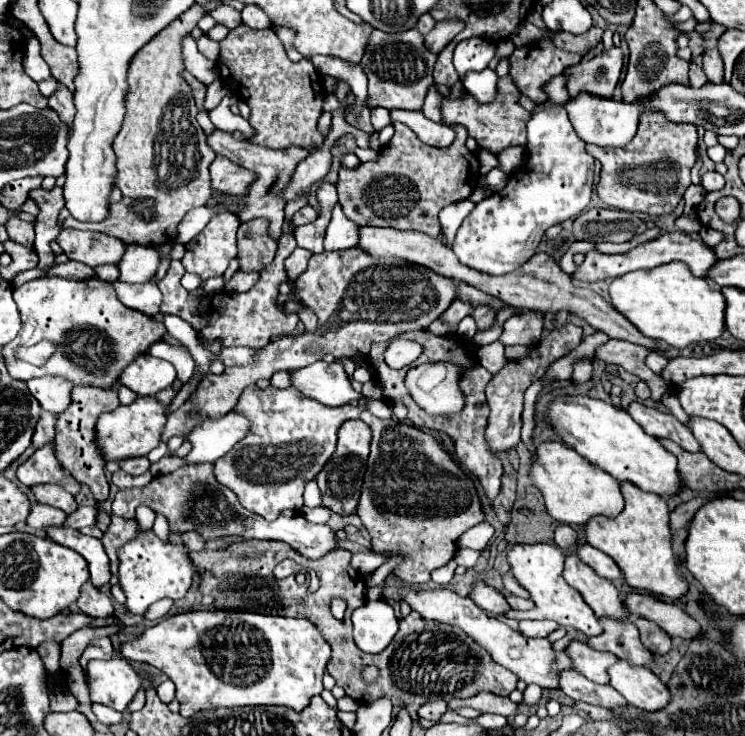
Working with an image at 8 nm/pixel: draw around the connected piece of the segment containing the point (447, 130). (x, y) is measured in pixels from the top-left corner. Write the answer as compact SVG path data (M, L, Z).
M391 111L391 119L405 123L409 129L415 131L415 135L433 147L449 147L455 139L455 131L443 123L435 123L427 119L421 111Z

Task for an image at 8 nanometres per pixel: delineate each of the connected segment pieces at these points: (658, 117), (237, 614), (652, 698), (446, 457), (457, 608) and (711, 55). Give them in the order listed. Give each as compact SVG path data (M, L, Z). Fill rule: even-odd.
M645 107L639 117L639 129L625 147L589 147L587 153L601 161L601 179L597 183L599 199L625 211L639 211L647 215L667 215L681 201L685 189L691 185L691 169L697 151L697 125L673 123L661 111Z
M187 611L165 617L157 625L143 631L143 635L121 643L119 653L123 659L149 663L163 671L175 683L175 697L181 703L179 713L193 717L203 709L217 707L245 707L245 705L283 705L301 713L311 697L321 695L323 676L331 647L321 637L319 629L307 619L273 617L251 611Z
M617 661L609 667L609 677L611 687L637 709L661 711L671 703L669 689L653 671L645 667L631 667L627 661Z
M369 411L361 413L361 419L371 427L371 455L367 461L367 473L363 481L363 493L359 499L357 515L363 521L363 527L371 535L371 551L381 555L401 555L403 561L391 571L391 575L399 577L409 585L423 585L431 579L431 571L447 565L455 551L457 539L473 525L485 519L485 511L481 507L475 483L471 477L451 459L451 455L443 449L443 445L429 433L399 423L395 419L379 419Z
M405 587L403 589L403 601L407 601L411 605L411 609L421 613L425 619L431 619L437 623L447 623L447 625L463 629L483 649L487 649L499 665L513 671L525 683L537 683L543 689L559 689L561 671L569 671L569 669L573 671L575 669L567 651L555 651L549 639L527 639L527 637L519 635L519 631L511 629L505 621L487 615L469 597L459 597L457 593L453 593L449 589L415 591L411 587Z
M707 49L703 53L703 71L711 83L723 83L723 61L717 49Z

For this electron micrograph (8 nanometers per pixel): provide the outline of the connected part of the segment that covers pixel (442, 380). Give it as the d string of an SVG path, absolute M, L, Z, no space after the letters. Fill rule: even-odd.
M425 363L407 373L405 385L415 399L415 403L427 411L429 415L443 415L443 413L459 413L463 409L463 393L459 389L463 369L451 363Z

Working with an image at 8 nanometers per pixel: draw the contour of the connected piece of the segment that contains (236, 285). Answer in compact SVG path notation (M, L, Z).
M237 271L227 283L225 289L227 291L247 291L251 285L255 285L259 279L257 273L245 273L245 271Z

